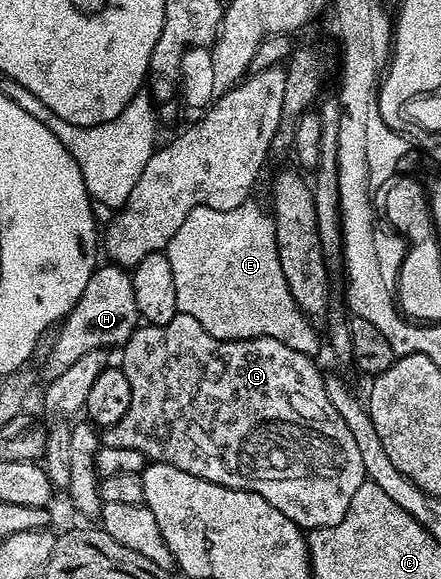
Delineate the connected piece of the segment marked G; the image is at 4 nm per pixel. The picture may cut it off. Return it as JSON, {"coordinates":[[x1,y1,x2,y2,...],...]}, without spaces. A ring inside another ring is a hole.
{"coordinates":[[180,314,166,324,138,326,123,345,123,352,125,357,119,360,119,366,127,374,127,382,131,382,131,406,127,406,127,414,123,414,115,426,104,429,104,446,127,446,130,450,139,450,150,461,179,466,179,470,187,470,187,474,195,474,195,478,259,494,267,498,275,510,283,510,283,514,287,514,287,518,291,518,291,522,295,522,302,530,335,526,347,514,347,506,351,506,355,490,359,490,359,486,367,480,363,457,359,455,359,446,355,446,351,430,347,430,347,422,343,422,335,406,331,406,331,398,327,398,325,376,317,369,318,361,314,357,299,350,291,350,291,346,270,336,260,336,254,340,220,340,207,334,207,330,203,330,195,318]]}

